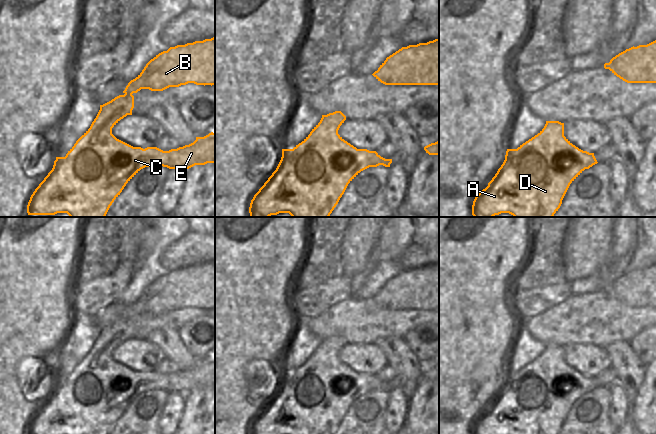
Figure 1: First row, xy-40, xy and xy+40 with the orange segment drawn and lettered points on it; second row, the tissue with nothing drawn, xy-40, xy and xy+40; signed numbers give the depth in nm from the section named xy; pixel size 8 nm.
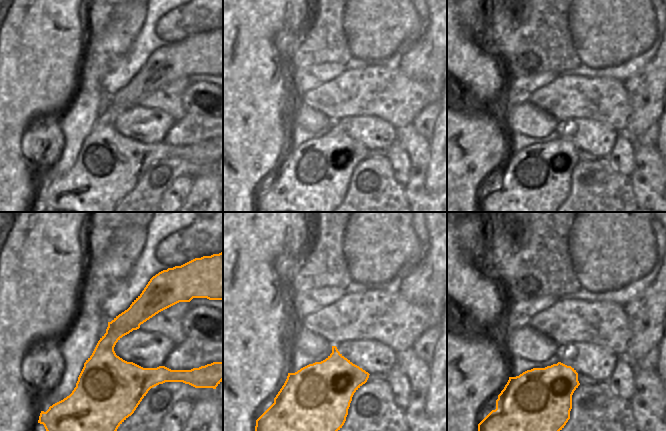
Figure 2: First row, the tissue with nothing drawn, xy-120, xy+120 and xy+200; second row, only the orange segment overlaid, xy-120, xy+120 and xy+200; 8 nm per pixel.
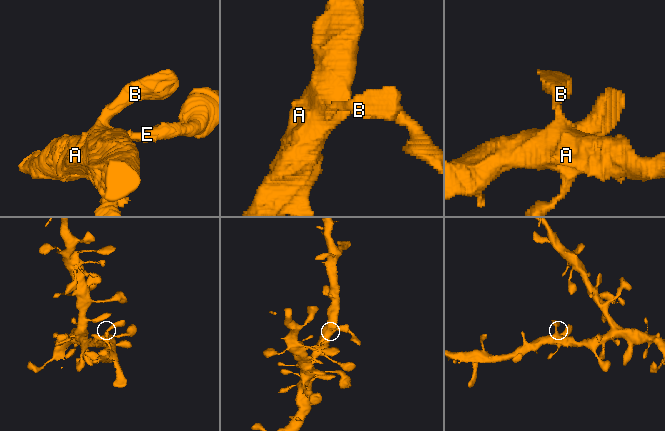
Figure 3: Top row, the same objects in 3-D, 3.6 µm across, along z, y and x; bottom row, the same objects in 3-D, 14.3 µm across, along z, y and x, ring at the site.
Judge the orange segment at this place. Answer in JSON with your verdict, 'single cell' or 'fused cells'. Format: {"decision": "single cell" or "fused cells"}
{"decision": "single cell"}

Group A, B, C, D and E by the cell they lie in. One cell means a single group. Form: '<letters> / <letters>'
A B C D E

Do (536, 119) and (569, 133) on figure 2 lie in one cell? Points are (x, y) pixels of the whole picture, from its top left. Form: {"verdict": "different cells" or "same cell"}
{"verdict": "different cells"}

